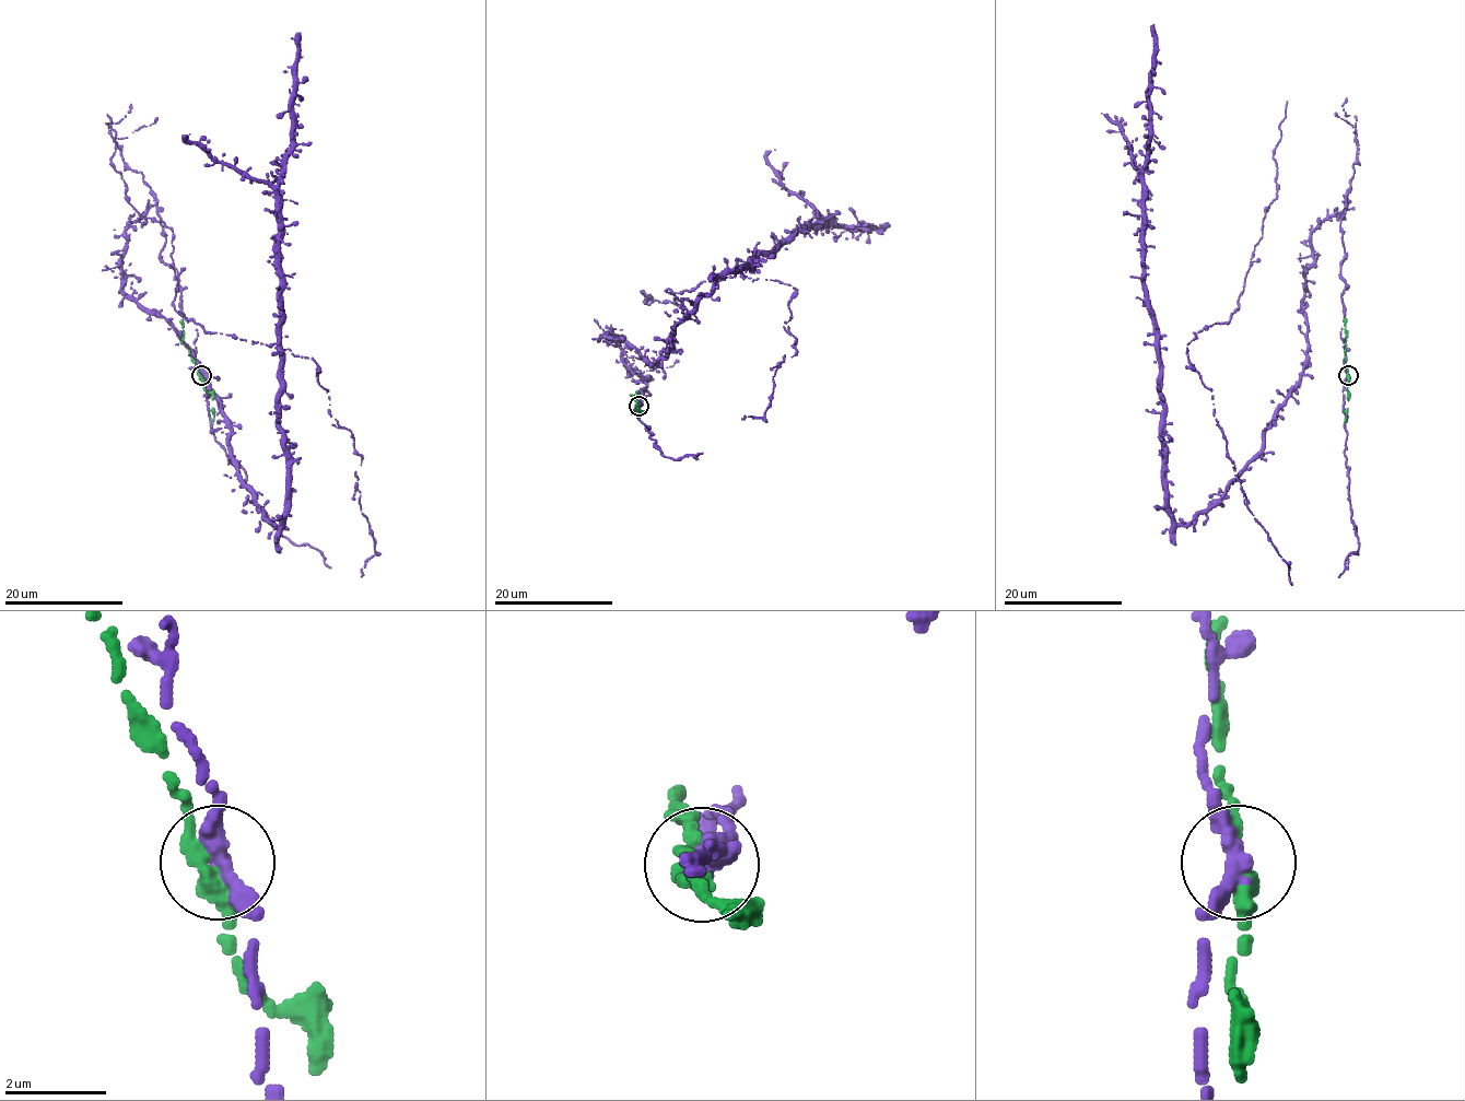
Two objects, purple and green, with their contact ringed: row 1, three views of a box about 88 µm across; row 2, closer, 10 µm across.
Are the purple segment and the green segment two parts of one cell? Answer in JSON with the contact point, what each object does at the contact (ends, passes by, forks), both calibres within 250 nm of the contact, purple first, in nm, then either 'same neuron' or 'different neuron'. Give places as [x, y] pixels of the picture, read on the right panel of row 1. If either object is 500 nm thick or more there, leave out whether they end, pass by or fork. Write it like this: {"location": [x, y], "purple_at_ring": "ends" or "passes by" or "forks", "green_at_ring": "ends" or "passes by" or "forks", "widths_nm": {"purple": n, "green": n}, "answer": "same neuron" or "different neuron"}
{"location": [1348, 375], "purple_at_ring": "passes by", "green_at_ring": "passes by", "widths_nm": {"purple": 320, "green": 360}, "answer": "different neuron"}

